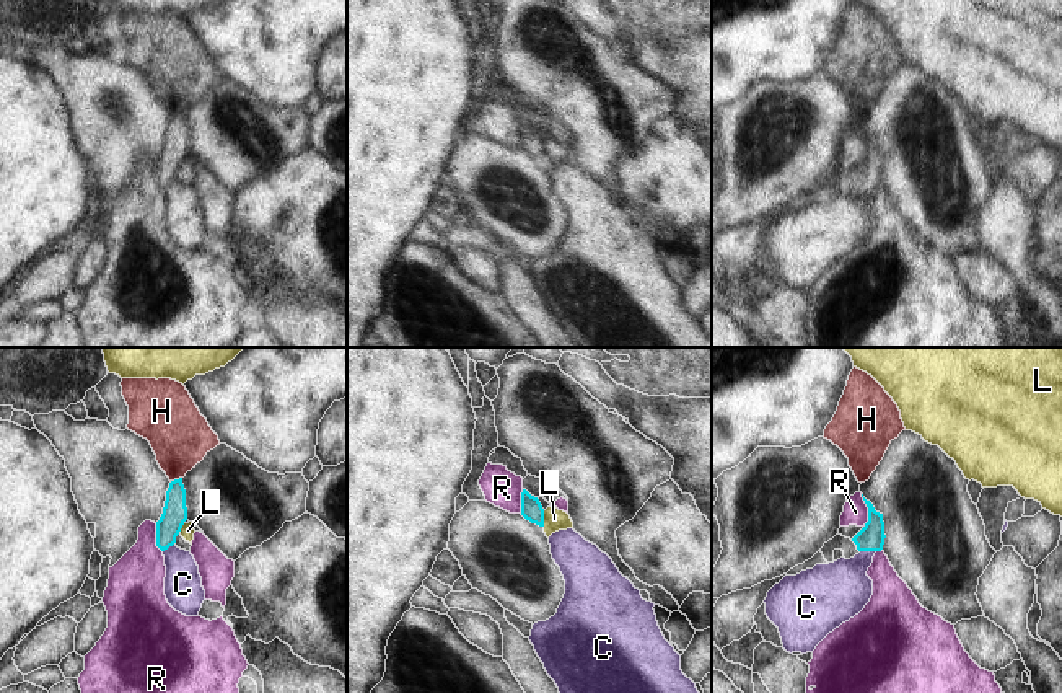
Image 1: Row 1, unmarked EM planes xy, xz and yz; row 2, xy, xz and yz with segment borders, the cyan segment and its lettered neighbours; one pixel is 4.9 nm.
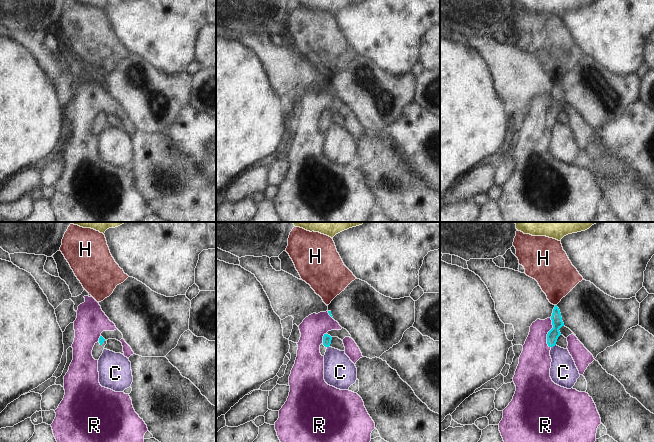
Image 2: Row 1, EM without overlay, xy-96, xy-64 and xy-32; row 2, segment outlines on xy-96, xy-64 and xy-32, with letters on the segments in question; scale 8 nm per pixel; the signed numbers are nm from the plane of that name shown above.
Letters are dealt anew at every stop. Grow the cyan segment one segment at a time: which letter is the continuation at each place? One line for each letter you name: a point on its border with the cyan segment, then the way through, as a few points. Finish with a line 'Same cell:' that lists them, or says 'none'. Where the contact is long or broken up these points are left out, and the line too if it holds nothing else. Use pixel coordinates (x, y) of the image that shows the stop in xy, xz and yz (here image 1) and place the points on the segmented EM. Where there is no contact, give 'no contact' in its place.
Same cell: none

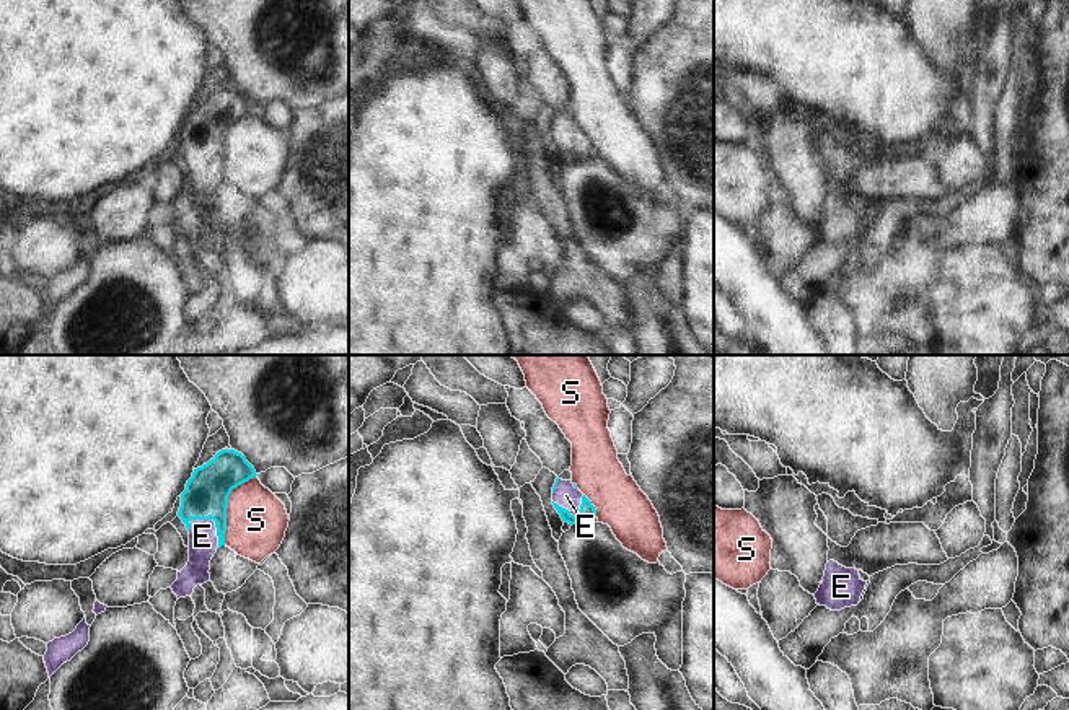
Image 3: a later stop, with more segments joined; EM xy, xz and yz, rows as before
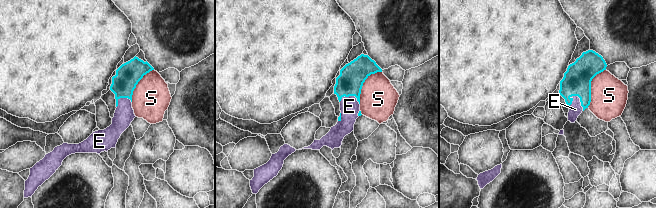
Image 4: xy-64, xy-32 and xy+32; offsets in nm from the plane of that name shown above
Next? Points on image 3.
E: contact xy (215, 523); way xy (206, 497), (206, 513), (215, 523), (202, 536)
Same cell: E

